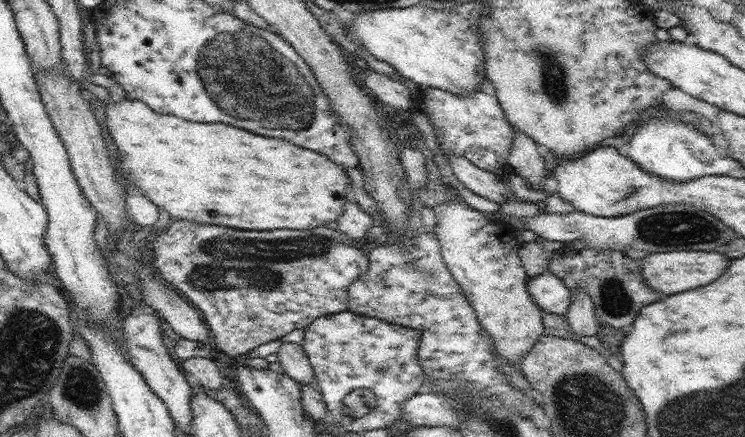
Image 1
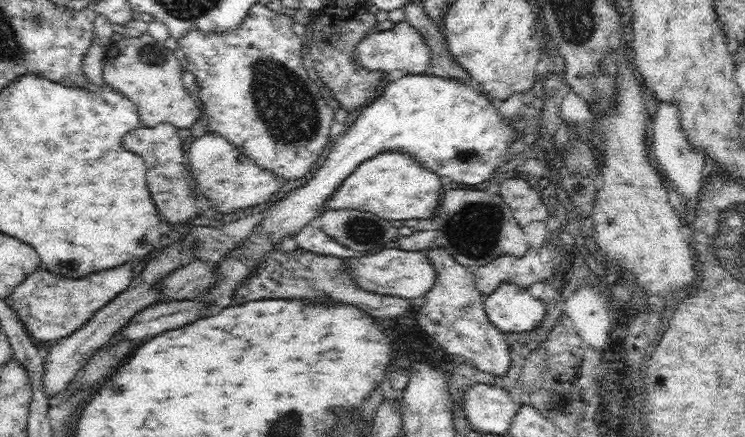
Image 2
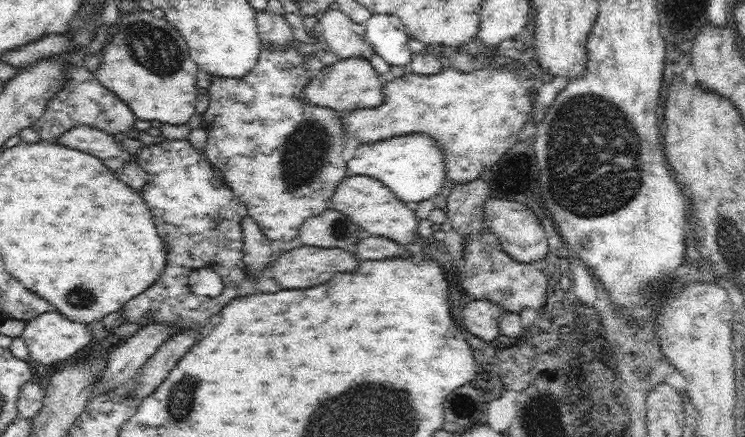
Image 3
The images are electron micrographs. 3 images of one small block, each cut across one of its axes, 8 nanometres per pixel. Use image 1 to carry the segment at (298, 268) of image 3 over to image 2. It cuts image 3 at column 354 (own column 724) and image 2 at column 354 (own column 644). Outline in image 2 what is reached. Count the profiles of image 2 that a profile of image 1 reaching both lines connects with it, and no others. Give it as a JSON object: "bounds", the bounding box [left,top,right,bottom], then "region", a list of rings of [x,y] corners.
{"bounds":[345,247,436,299],"region":[[[398,247],[386,248],[377,254],[347,258],[345,262],[349,273],[360,288],[378,294],[408,299],[425,297],[436,280],[434,265],[422,251],[406,251]]]}

